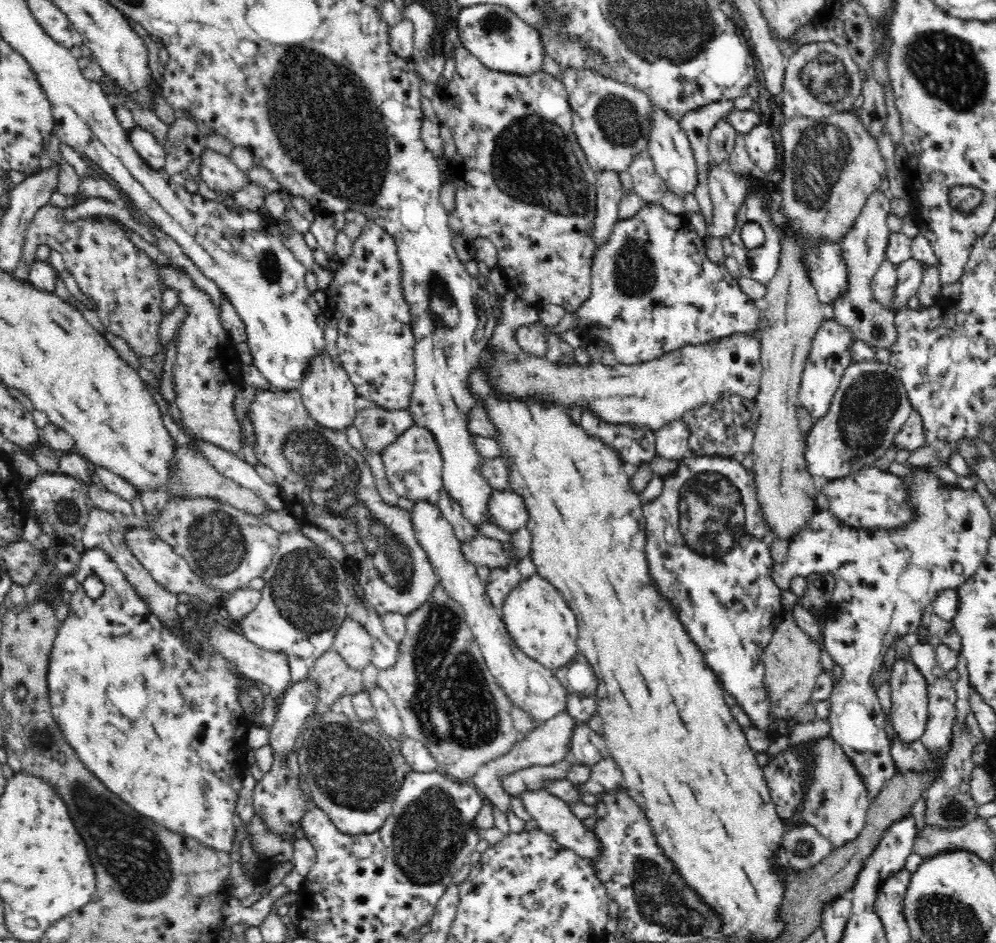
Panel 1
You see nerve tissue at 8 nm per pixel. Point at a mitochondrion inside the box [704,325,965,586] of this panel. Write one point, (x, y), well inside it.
(869, 404)

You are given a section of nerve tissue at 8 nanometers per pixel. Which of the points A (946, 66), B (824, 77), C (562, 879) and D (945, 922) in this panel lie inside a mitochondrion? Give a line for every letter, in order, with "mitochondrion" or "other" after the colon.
A: mitochondrion
B: mitochondrion
C: other
D: mitochondrion

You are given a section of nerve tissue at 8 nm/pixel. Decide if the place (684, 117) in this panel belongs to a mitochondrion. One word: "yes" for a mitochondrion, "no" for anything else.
no

